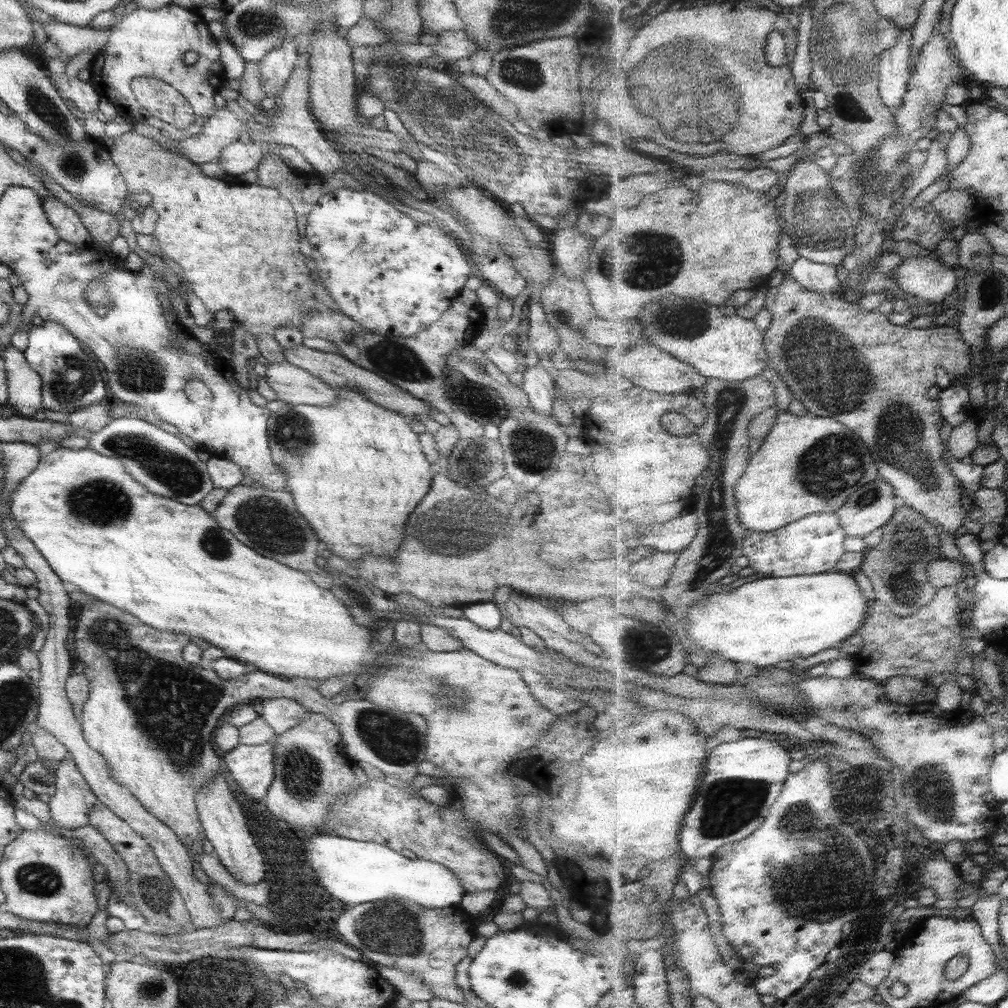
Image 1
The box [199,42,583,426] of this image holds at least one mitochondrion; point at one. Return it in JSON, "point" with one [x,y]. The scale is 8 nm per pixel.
{"point":[437,108]}

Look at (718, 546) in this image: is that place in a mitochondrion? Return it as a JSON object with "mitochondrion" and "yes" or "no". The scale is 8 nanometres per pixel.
{"mitochondrion":"yes"}

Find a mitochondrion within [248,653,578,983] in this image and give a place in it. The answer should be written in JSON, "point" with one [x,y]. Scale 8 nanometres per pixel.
{"point":[392,930]}

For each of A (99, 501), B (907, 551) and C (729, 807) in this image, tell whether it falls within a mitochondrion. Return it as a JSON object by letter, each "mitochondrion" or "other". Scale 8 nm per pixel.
{"A":"mitochondrion","B":"mitochondrion","C":"mitochondrion"}

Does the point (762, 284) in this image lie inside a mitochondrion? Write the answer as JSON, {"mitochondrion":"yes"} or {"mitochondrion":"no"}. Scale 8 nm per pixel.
{"mitochondrion":"no"}

